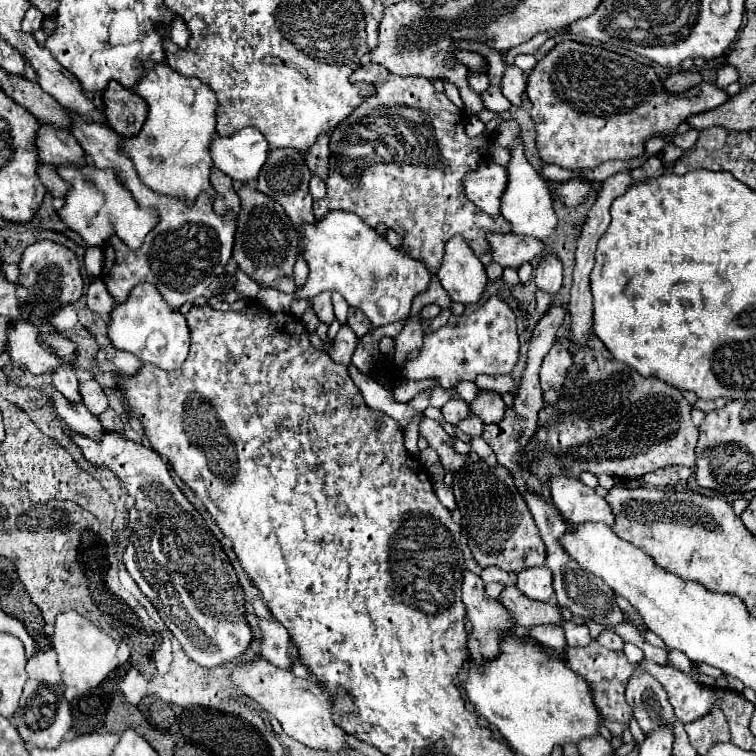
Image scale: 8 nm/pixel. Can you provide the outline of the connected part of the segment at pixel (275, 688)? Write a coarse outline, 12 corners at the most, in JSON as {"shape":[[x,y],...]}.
{"shape":[[261,655],[229,679],[291,739],[347,747],[323,685]]}

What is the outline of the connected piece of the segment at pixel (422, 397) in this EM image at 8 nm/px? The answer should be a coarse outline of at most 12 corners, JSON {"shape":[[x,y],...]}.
{"shape":[[431,389],[421,391],[409,401],[415,411],[423,413],[429,407]]}

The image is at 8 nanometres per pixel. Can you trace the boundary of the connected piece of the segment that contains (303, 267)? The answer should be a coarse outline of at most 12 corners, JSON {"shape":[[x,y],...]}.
{"shape":[[303,257],[295,263],[295,283],[301,289],[307,281],[309,269]]}

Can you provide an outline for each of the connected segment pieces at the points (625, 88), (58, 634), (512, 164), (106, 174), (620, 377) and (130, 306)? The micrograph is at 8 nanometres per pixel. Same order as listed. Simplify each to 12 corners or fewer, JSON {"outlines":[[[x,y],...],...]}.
{"outlines":[[[575,41],[527,79],[541,159],[571,171],[729,99]],[[75,611],[57,615],[63,683],[95,689],[119,665],[117,641]],[[519,137],[509,149],[501,215],[513,233],[543,239],[557,215]],[[59,165],[57,215],[89,247],[137,251],[157,225],[117,173]],[[595,335],[523,451],[549,481],[695,467],[681,389]],[[153,283],[111,311],[115,349],[165,371],[183,365],[185,317]]]}

